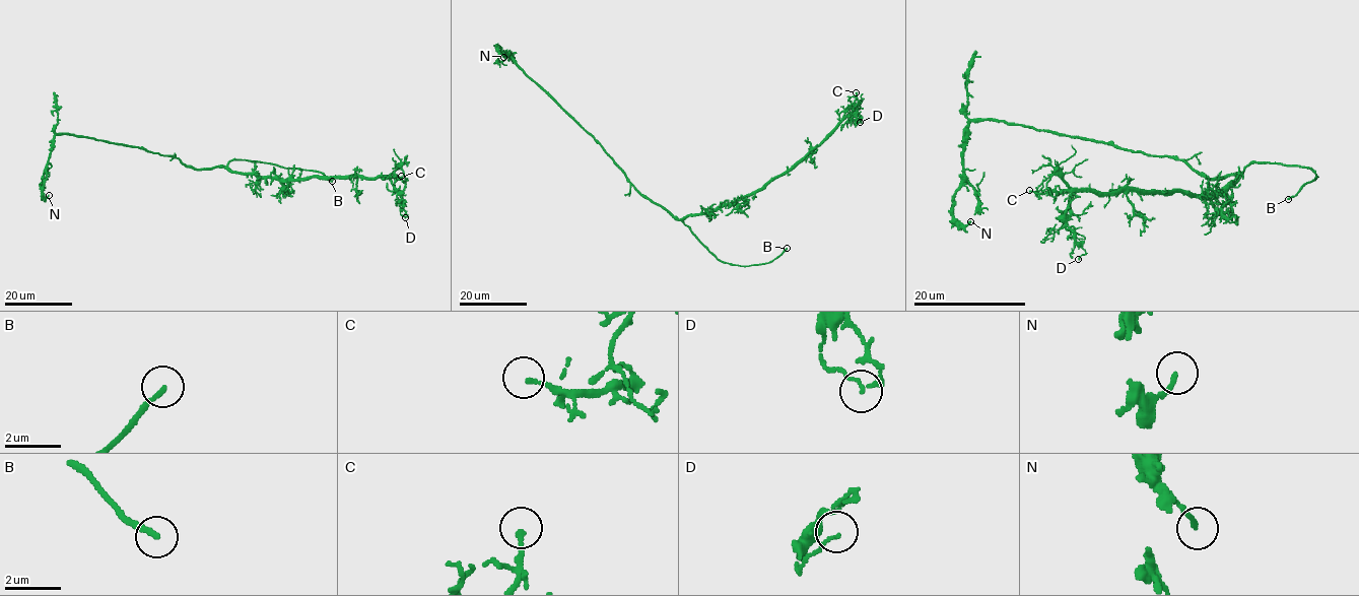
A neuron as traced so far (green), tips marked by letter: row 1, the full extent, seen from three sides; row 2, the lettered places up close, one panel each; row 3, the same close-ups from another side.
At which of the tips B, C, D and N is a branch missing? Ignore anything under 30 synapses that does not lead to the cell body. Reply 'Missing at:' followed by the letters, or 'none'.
Missing at: B

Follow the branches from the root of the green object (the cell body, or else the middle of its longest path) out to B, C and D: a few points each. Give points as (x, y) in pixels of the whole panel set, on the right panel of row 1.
B: (1211, 178), (1240, 175), (1254, 162), (1310, 168), (1317, 177), (1288, 199)
C: (1211, 178), (1240, 177), (1225, 190), (1210, 196), (1184, 192), (1029, 190)
D: (1211, 178), (1240, 177), (1210, 196), (1077, 192), (1067, 225), (1085, 251), (1078, 259)

